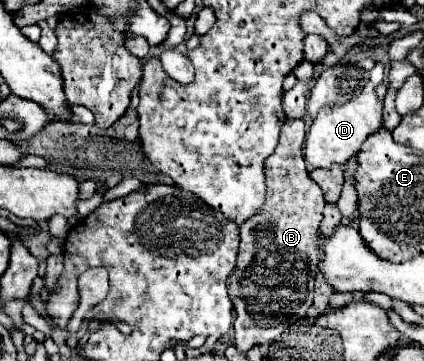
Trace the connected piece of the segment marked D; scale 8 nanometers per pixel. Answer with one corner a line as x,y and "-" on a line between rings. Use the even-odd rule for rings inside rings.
376,63
374,67
374,75
372,79
366,83
364,91
350,99
344,105
338,107
324,107
312,121
312,127
306,135
306,147
304,147
304,157
306,163
312,167
332,167
334,163
346,163
352,155
356,155
362,147
362,143
366,141
366,137
370,133
374,133
376,129
380,129
380,119
382,119
382,101
376,97
374,87
384,79
384,65

